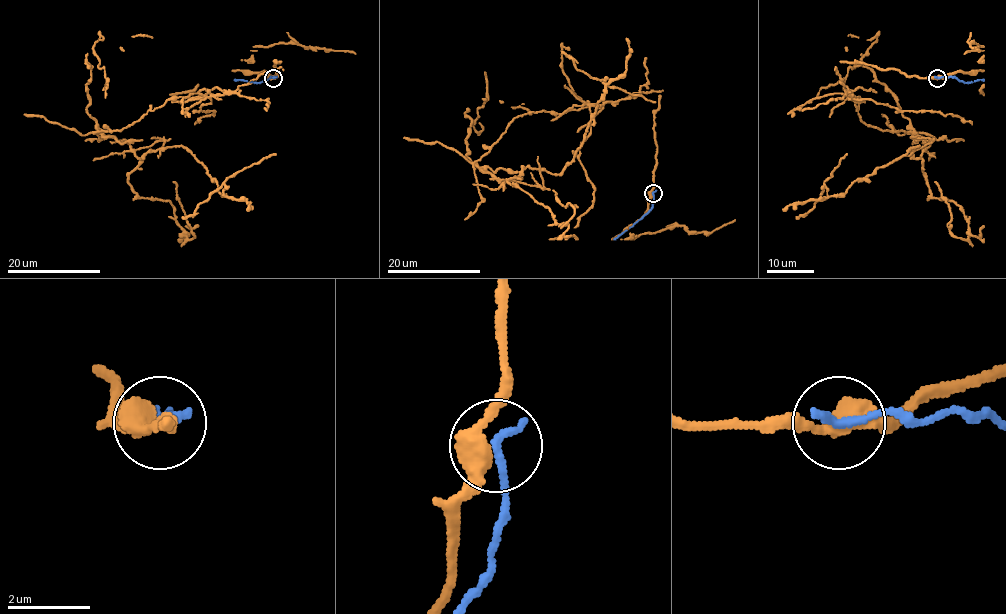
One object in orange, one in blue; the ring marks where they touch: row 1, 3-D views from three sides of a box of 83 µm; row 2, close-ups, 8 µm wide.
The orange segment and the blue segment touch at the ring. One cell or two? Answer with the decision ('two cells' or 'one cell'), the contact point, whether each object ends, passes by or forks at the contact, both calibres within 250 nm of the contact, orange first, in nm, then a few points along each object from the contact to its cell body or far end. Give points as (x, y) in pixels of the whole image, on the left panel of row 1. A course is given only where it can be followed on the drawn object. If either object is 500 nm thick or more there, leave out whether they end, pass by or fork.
two cells; at (273, 78); orange passes by; blue ends there; 480 nm thick on the orange side, 240 nm on the other; orange runs (272, 78), (279, 62), (96, 129), (138, 158), (185, 147), (224, 196), (276, 154); blue runs (273, 78), (258, 83), (234, 80)

